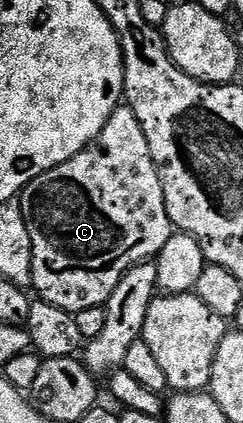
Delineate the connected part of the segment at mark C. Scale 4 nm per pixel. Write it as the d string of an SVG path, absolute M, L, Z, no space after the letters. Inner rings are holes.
M121 106L114 110L112 117L102 126L98 138L94 138L74 158L54 166L54 170L46 170L38 178L34 178L24 187L20 193L22 214L25 216L26 227L30 232L30 242L33 243L32 285L35 295L39 299L50 302L50 306L58 306L70 313L90 310L91 308L103 308L108 303L110 294L122 282L124 275L136 264L151 261L170 242L174 235L174 229L170 222L170 214L166 214L166 194L162 194L162 178L158 178L158 170L154 166L154 158L150 154L150 142L146 142L146 133L142 131L142 122L134 114L134 110L127 106Z

